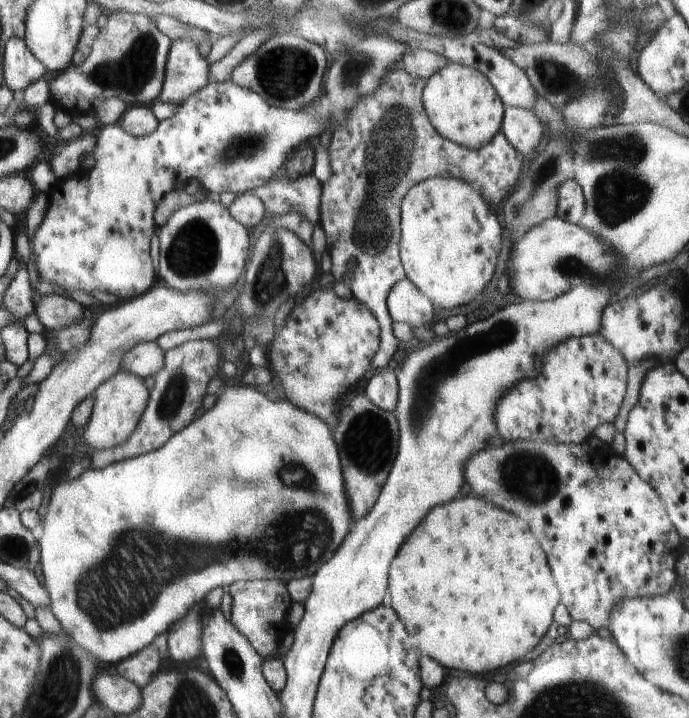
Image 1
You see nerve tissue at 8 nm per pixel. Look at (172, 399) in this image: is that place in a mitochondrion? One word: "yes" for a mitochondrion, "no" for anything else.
yes

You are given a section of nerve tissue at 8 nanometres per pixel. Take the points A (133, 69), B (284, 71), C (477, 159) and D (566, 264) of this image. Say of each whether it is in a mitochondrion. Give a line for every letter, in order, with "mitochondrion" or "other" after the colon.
A: mitochondrion
B: mitochondrion
C: other
D: mitochondrion

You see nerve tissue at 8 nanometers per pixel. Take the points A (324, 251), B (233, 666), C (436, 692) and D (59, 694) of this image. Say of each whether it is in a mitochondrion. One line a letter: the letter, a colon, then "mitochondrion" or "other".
A: other
B: mitochondrion
C: other
D: mitochondrion

